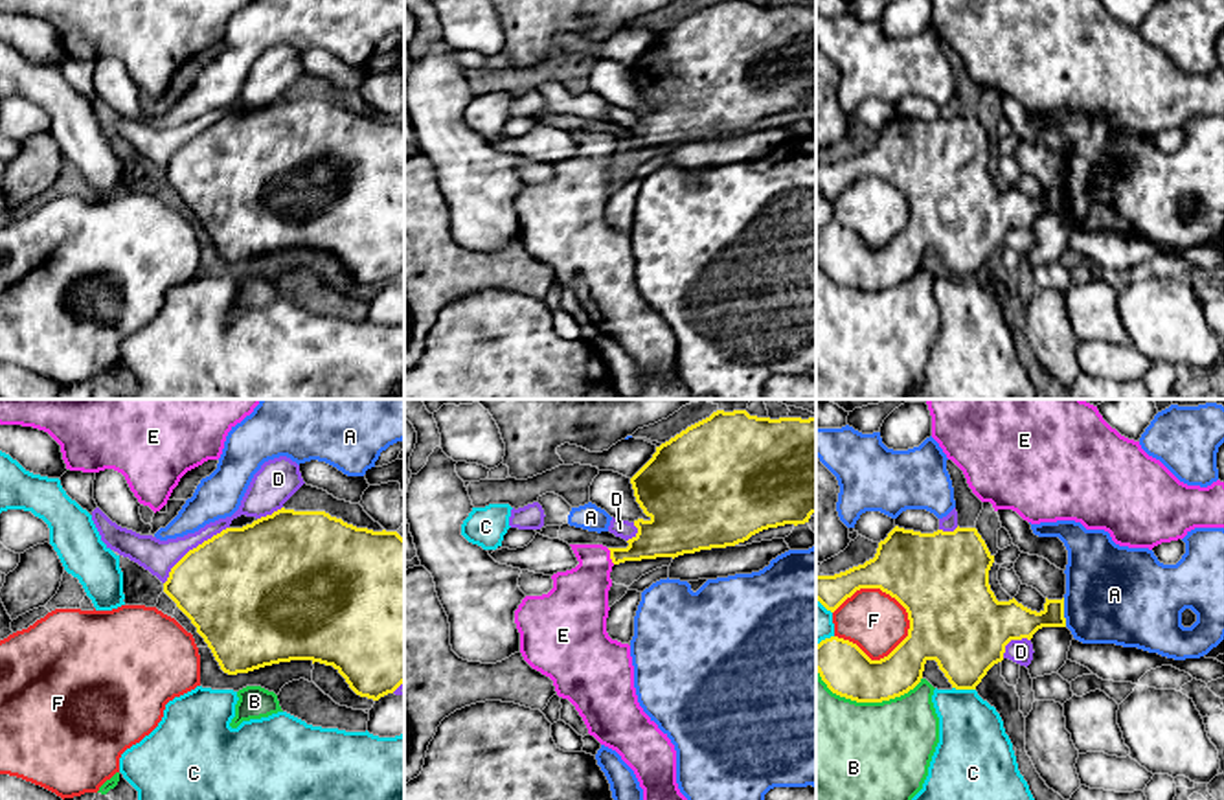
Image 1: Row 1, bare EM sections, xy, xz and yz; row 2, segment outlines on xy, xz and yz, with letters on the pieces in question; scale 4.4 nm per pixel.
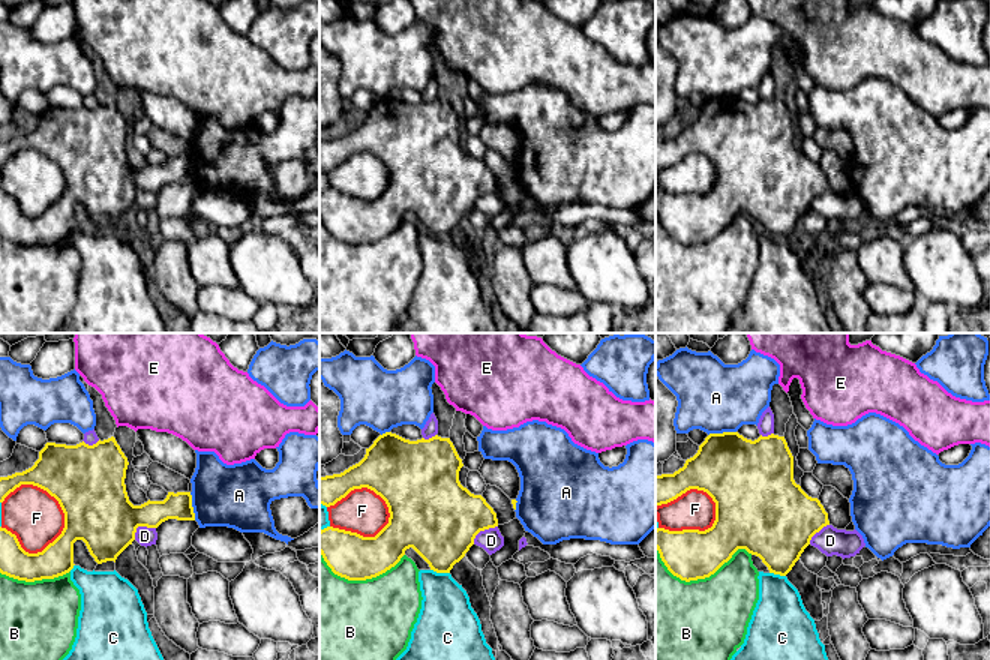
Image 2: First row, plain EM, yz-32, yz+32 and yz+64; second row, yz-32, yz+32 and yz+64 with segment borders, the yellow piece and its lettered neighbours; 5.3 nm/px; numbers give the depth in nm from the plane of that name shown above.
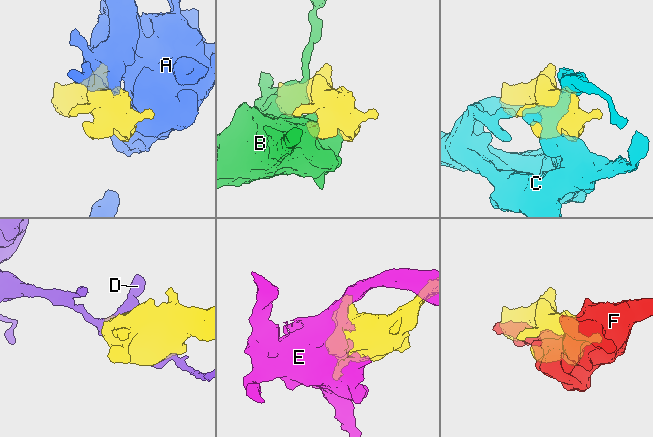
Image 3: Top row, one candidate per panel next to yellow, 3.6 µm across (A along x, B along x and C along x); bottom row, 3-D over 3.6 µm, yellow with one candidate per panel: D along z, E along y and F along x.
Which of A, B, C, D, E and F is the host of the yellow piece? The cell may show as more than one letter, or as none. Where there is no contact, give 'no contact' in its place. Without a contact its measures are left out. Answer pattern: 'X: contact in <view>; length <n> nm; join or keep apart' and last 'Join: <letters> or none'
A: contact in yz; length 130 nm; keep apart
B: contact in yz; length 460 nm; keep apart
C: contact in yz; length 110 nm; keep apart
D: contact in xy; length 380 nm; keep apart
E: contact in xz; length 80 nm; join
F: contact in yz; length 360 nm; keep apart
Join: E

